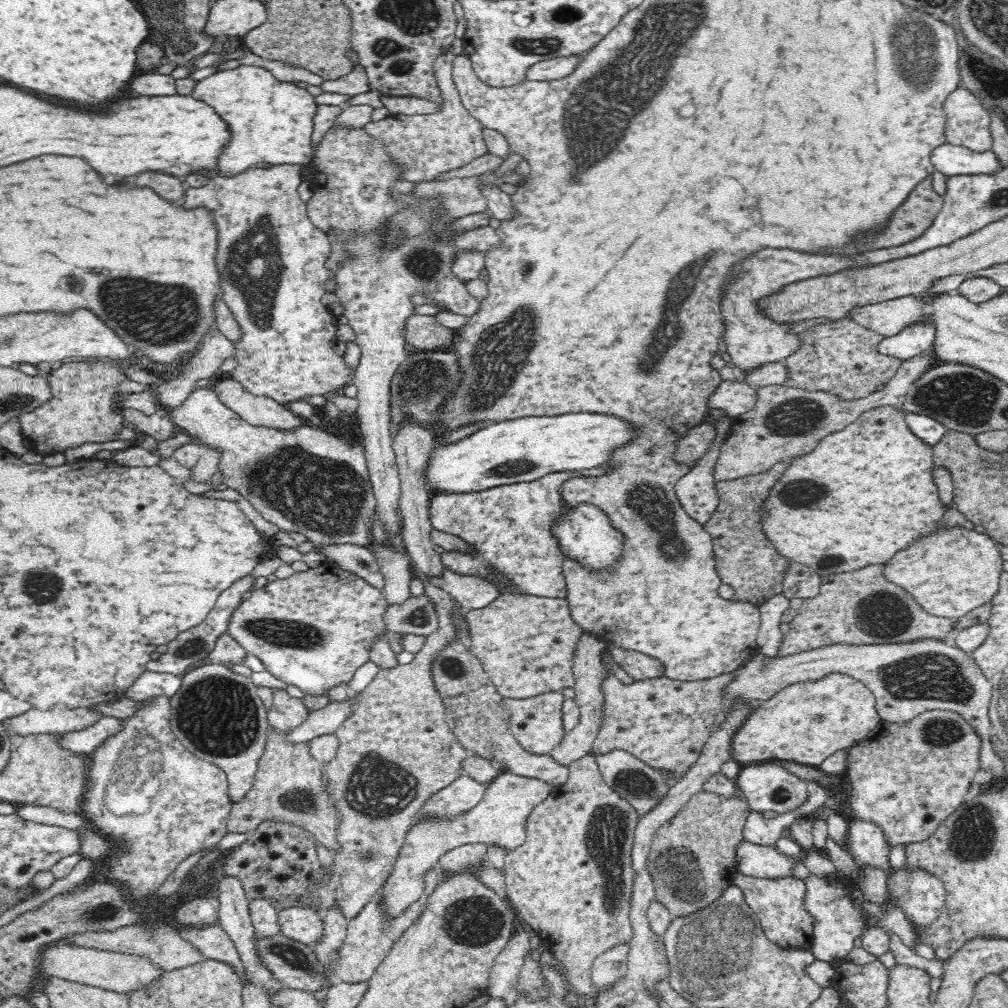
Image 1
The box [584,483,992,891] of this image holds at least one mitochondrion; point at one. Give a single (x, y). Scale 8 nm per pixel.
(936, 676)

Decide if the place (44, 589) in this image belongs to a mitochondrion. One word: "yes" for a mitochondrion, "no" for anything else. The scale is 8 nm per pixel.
yes

